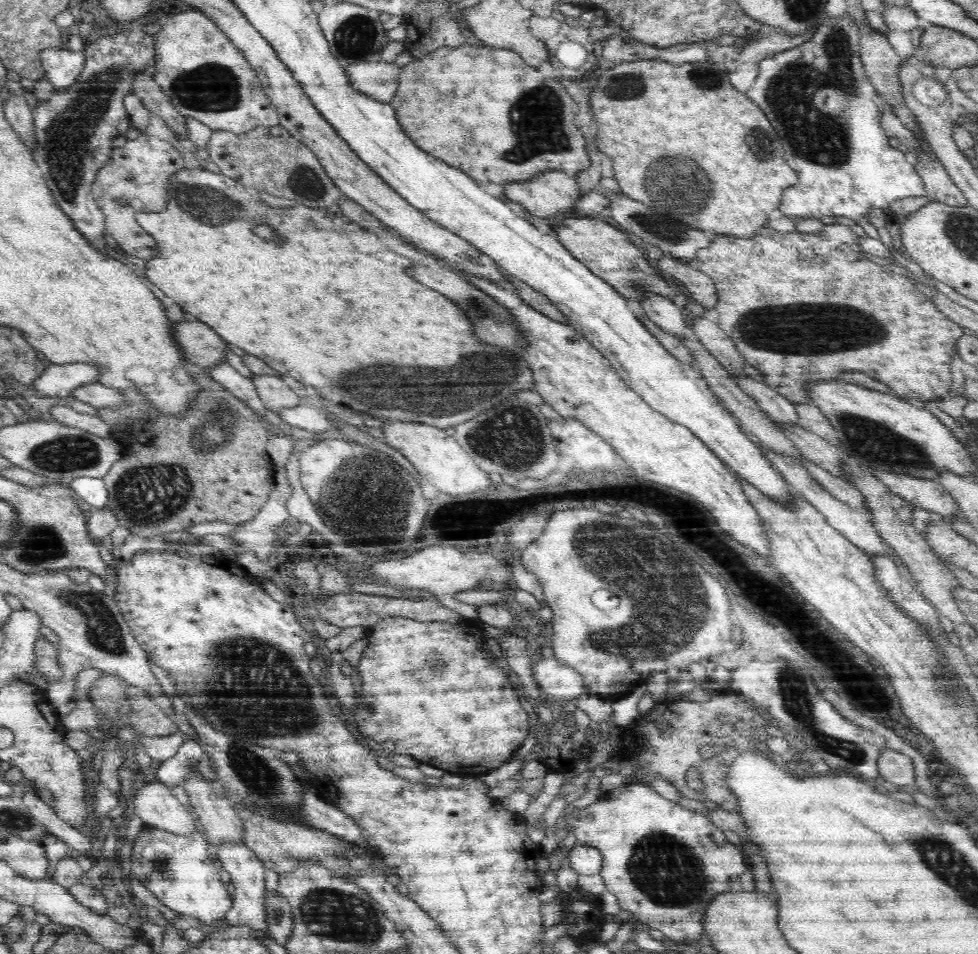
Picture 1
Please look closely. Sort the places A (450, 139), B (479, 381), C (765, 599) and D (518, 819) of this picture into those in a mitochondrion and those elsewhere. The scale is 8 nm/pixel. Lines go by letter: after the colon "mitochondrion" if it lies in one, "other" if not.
A: other
B: mitochondrion
C: other
D: other

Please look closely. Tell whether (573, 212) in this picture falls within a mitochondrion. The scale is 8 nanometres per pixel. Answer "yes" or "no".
no

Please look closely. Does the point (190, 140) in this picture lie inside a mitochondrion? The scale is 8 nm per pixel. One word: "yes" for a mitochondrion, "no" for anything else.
no

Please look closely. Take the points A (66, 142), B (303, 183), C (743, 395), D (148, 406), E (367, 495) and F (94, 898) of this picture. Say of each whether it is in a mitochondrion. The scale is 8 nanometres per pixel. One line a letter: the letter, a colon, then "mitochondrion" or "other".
A: mitochondrion
B: mitochondrion
C: other
D: other
E: mitochondrion
F: other

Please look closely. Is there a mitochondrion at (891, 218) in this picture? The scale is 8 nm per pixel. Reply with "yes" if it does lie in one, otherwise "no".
no

